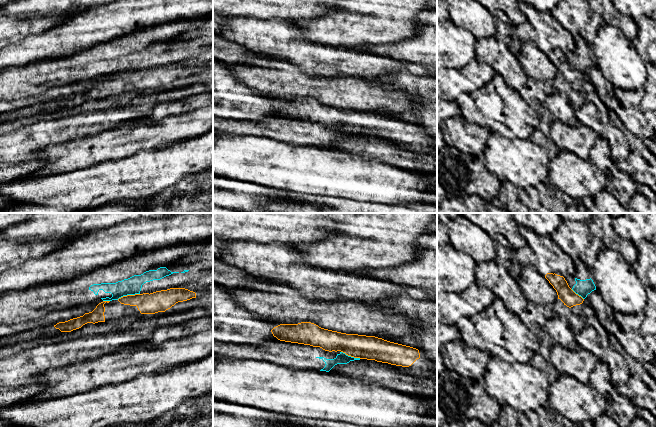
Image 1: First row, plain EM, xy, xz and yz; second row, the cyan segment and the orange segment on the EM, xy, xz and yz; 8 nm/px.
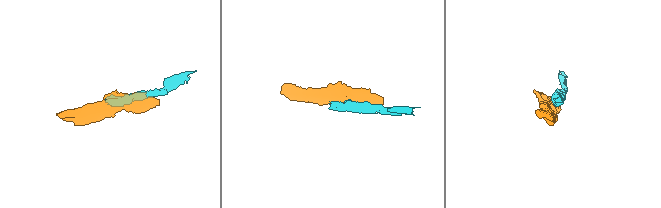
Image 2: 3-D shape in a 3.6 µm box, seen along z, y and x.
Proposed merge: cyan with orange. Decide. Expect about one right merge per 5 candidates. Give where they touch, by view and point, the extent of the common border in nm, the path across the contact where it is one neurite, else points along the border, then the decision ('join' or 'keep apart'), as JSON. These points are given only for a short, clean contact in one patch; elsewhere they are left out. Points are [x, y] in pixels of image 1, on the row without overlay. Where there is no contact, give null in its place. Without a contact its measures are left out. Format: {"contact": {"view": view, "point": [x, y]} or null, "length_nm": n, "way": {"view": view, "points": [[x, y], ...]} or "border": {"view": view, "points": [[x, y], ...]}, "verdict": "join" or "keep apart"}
{"contact": {"view": "xy", "point": [128, 70]}, "length_nm": 190, "border": {"view": "xy", "points": [[139, 69], [124, 71], [117, 75]]}, "verdict": "keep apart"}

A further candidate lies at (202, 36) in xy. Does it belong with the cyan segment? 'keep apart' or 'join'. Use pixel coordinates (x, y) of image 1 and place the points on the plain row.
keep apart

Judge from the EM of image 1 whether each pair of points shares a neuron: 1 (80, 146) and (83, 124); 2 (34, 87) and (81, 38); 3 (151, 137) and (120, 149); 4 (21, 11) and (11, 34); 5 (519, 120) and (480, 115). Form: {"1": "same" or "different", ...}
{"1": "different", "2": "different", "3": "same", "4": "different", "5": "same"}

